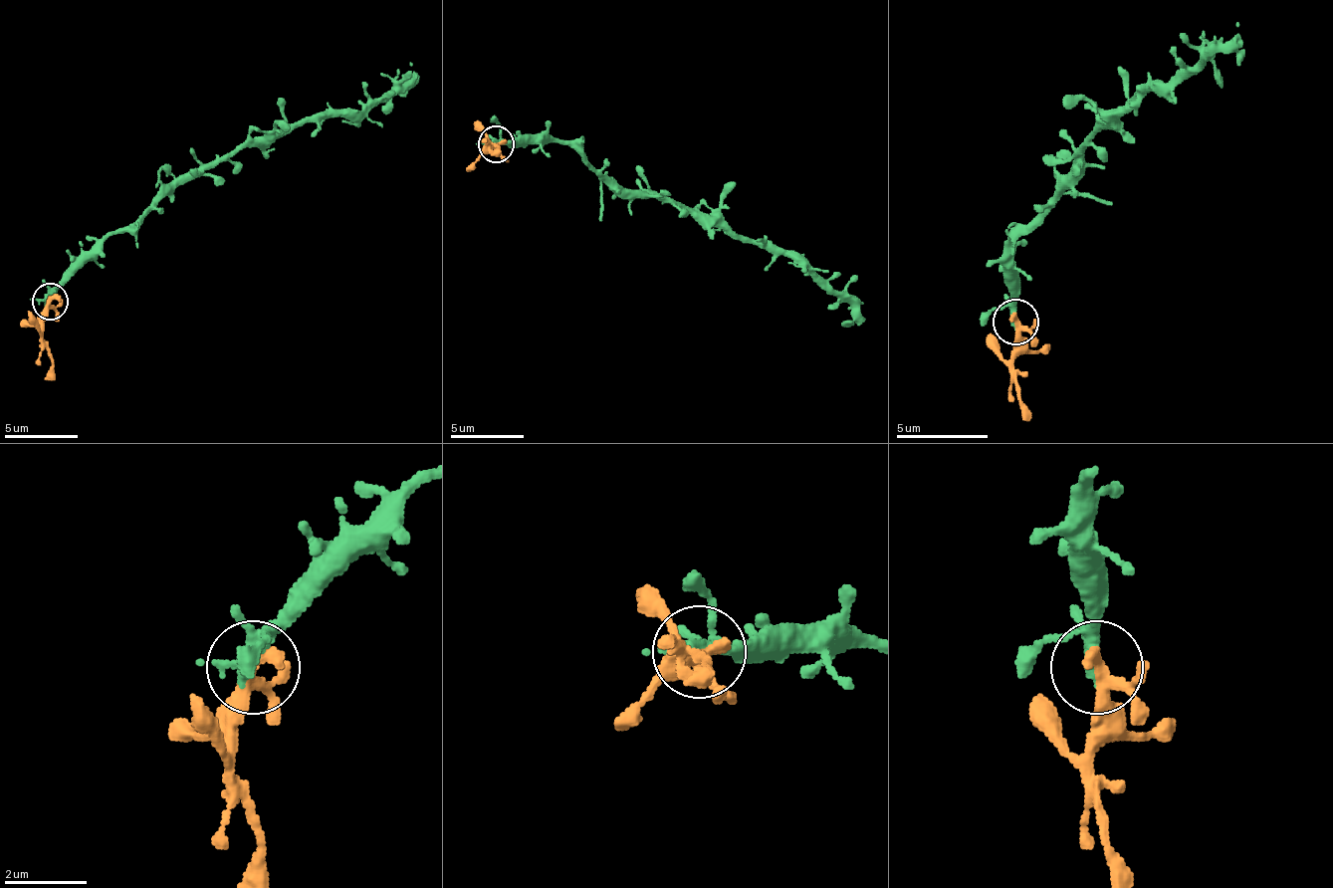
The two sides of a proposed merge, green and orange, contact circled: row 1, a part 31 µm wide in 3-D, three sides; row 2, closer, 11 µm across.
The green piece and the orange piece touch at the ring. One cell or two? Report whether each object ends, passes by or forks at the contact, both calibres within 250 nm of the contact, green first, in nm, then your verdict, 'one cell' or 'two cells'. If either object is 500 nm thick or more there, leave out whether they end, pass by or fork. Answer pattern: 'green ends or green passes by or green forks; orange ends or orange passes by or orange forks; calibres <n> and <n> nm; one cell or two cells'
green forks; orange forks; calibres 260 and 260 nm; one cell

